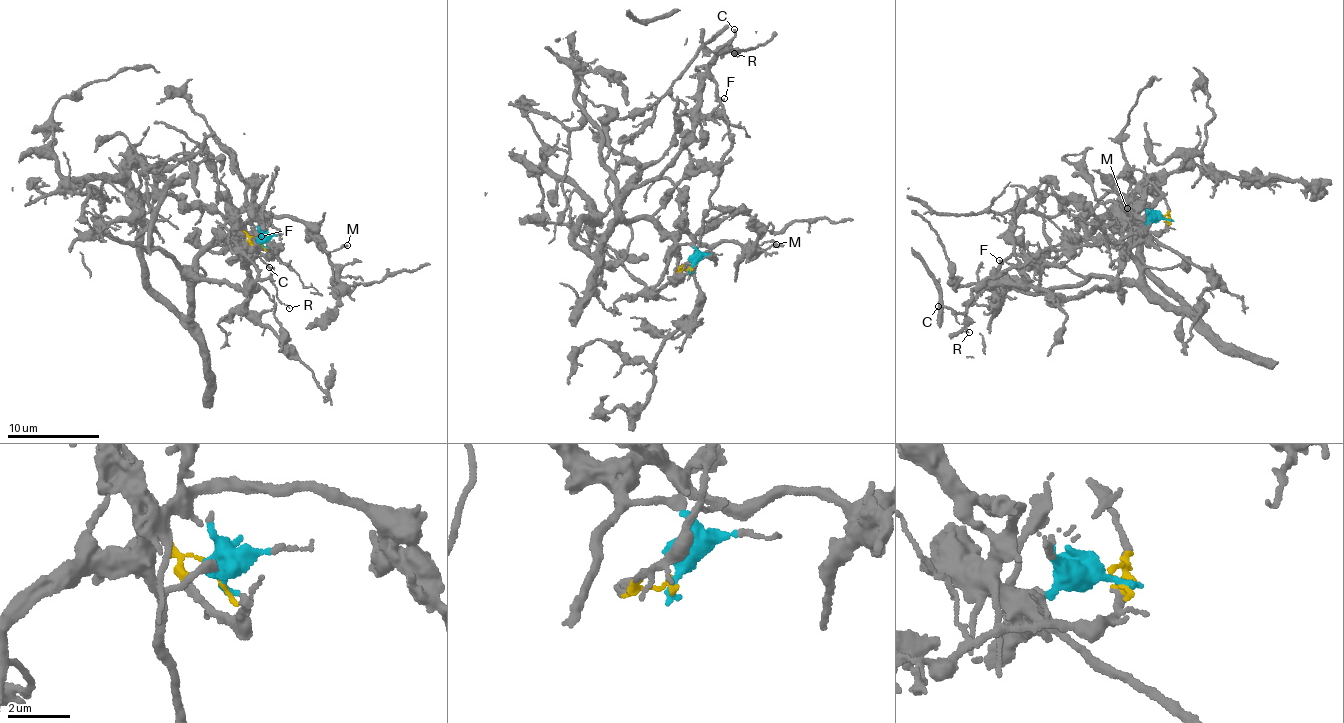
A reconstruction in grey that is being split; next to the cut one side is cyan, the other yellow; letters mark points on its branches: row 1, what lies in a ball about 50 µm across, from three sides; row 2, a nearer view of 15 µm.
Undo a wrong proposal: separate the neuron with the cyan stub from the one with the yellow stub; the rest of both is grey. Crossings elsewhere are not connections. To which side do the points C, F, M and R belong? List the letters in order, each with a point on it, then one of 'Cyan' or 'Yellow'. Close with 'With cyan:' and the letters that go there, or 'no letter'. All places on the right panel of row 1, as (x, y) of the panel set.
C: Place: (938, 306). Yellow
F: Place: (999, 260). Cyan
M: Place: (1127, 208). Cyan
R: Place: (969, 332). Yellow
With cyan: F, M

